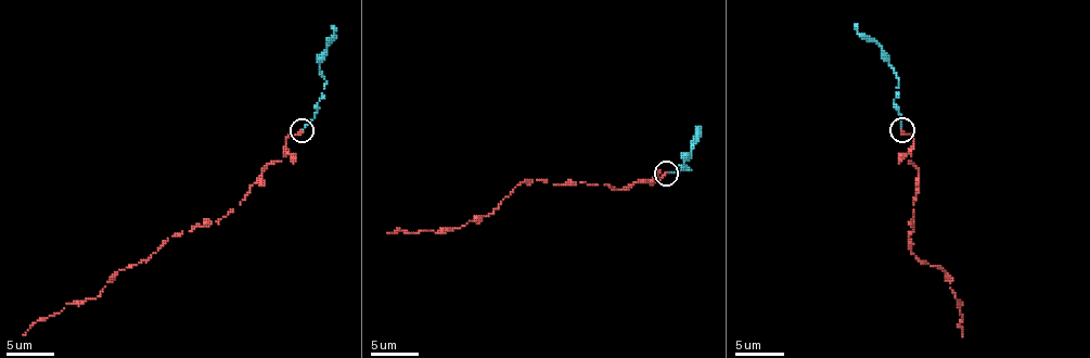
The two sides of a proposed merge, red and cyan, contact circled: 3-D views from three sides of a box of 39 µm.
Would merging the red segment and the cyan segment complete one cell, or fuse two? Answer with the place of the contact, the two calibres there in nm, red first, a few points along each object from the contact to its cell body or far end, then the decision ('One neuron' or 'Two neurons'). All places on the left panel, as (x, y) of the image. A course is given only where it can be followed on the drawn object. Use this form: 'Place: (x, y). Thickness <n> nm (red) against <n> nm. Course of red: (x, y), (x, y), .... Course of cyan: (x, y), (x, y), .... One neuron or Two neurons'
Place: (302, 130). Thickness 280 nm (red) against 130 nm. Course of red: (303, 129), (220, 219), (175, 233), (145, 259), (119, 269), (95, 298), (66, 303), (23, 334). Course of cyan: (303, 129), (315, 117), (326, 81), (319, 69), (319, 54), (334, 33), (332, 26). Two neurons

